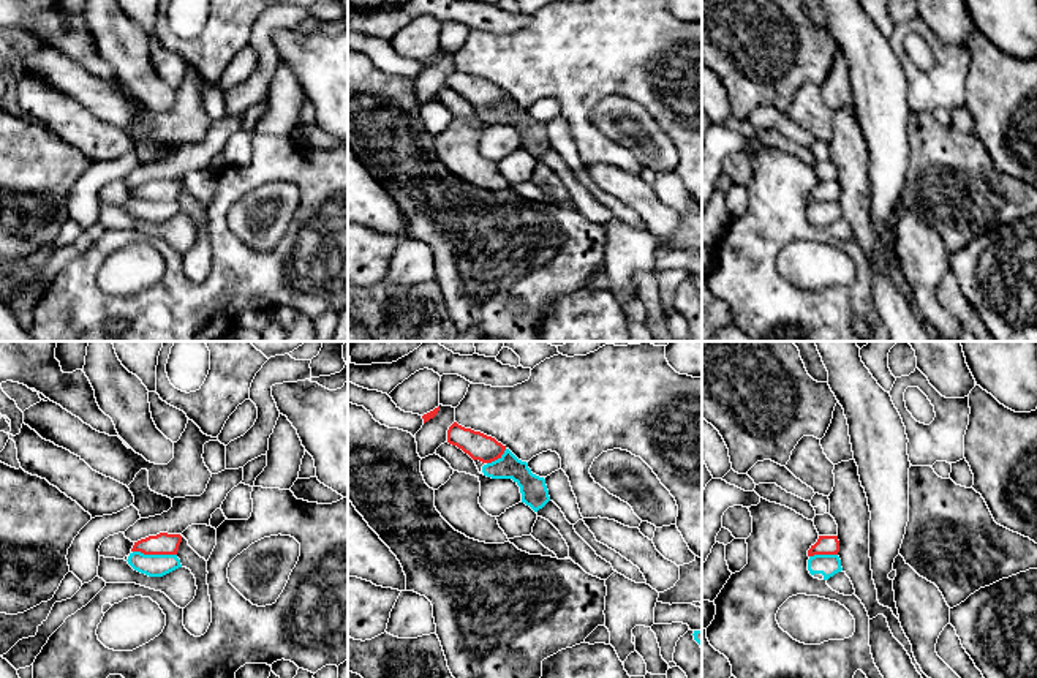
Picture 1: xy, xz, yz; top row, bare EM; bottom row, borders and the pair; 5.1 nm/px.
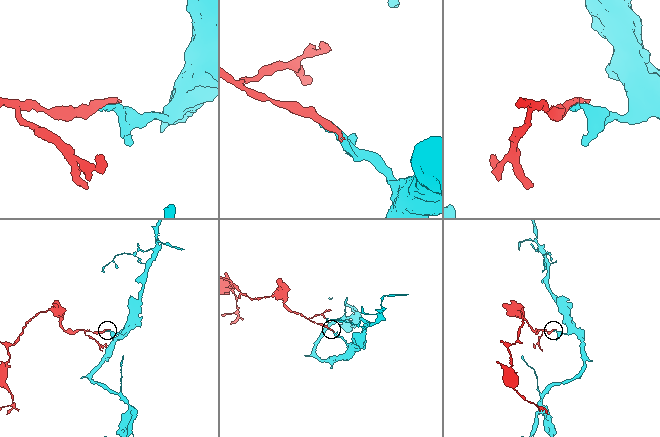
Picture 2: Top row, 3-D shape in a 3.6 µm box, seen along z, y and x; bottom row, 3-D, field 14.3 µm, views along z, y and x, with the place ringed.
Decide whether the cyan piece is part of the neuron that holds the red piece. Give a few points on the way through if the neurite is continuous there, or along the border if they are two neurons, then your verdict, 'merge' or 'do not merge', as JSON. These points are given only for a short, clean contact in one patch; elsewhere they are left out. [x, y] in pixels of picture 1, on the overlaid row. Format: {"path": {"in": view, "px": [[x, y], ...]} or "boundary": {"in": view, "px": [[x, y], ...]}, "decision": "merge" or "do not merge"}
{"boundary": {"in": "xy", "px": [[133, 550], [176, 555]]}, "decision": "do not merge"}

